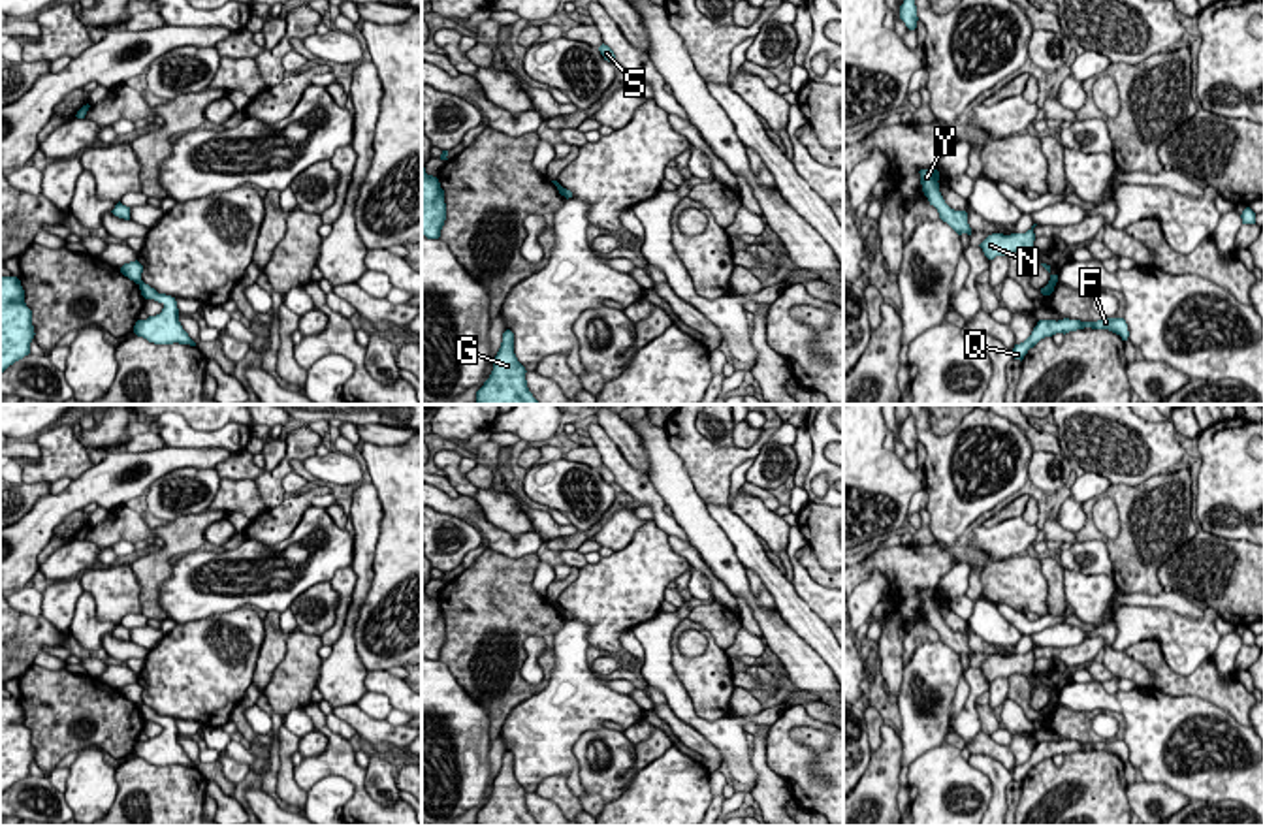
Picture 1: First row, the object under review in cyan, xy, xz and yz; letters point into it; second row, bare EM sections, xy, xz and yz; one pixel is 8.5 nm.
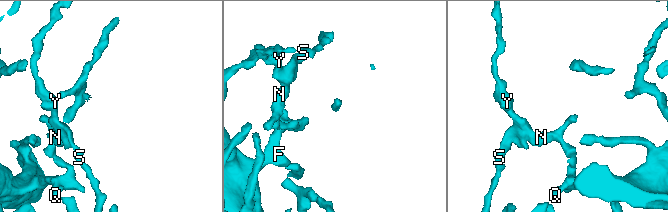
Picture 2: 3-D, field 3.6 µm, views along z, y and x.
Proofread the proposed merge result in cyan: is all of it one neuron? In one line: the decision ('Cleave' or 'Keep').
Cleave

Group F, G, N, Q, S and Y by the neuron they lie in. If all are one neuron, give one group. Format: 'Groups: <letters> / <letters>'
Groups: F G Q / N S Y

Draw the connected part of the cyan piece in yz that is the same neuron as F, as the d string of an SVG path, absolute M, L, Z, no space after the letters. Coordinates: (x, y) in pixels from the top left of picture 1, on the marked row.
M1101 318L1097 322L1080 322L1080 320L1039 320L1037 326L1033 327L1031 335L1020 342L1015 344L1013 348L1013 357L1015 359L1024 359L1024 356L1028 354L1030 348L1033 348L1041 339L1045 337L1052 337L1056 333L1069 333L1069 331L1077 331L1077 329L1084 329L1084 327L1092 327L1092 329L1109 329L1116 335L1122 337L1122 341L1127 341L1129 331L1127 331L1127 324L1124 318Z

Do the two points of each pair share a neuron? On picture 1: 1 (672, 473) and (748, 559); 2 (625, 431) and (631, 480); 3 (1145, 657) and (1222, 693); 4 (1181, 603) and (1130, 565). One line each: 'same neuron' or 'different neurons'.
1: different neurons
2: different neurons
3: same neuron
4: different neurons

